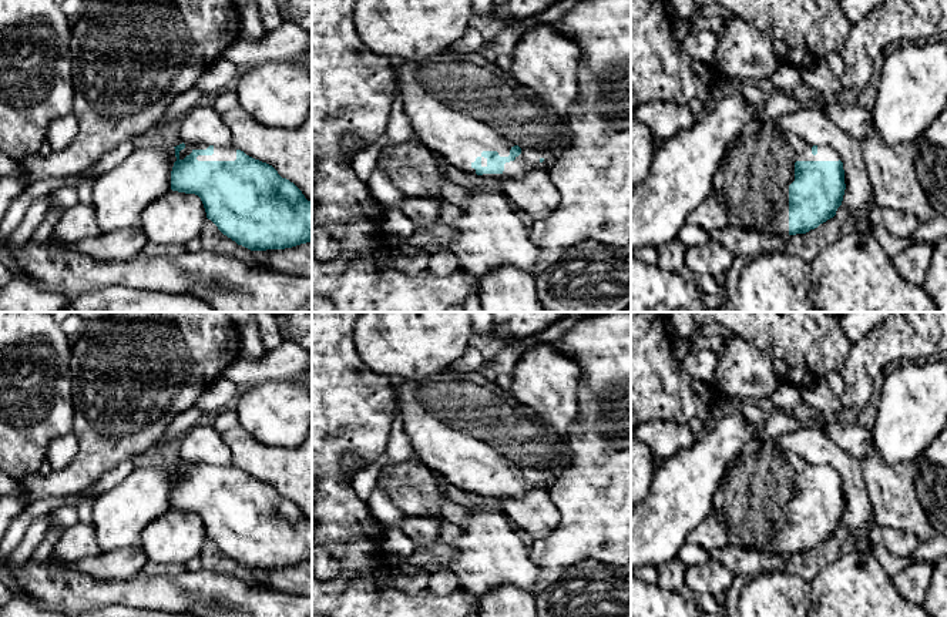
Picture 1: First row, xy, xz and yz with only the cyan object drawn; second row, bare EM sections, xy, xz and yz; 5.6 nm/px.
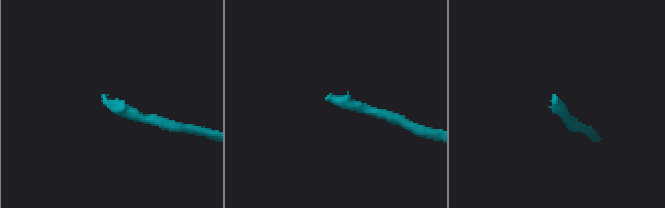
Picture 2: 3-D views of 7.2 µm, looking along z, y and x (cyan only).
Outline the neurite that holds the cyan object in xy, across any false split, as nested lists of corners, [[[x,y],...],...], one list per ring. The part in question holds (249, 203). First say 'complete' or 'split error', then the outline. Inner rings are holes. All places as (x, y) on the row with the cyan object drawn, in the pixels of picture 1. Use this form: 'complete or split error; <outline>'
split error; [[[179,144],[171,190],[201,198],[206,218],[251,251],[312,242],[312,202],[289,180],[235,145]]]

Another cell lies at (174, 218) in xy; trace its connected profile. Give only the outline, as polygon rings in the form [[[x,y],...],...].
[[[169,190],[150,202],[141,214],[141,228],[148,242],[158,245],[185,245],[199,238],[206,221],[201,198]]]

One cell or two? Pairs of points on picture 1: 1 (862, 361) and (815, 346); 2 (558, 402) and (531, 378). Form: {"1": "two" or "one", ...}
{"1": "two", "2": "one"}

